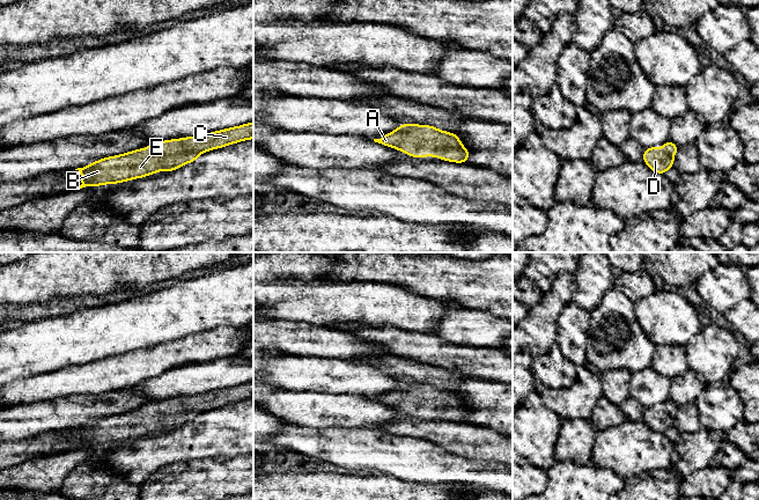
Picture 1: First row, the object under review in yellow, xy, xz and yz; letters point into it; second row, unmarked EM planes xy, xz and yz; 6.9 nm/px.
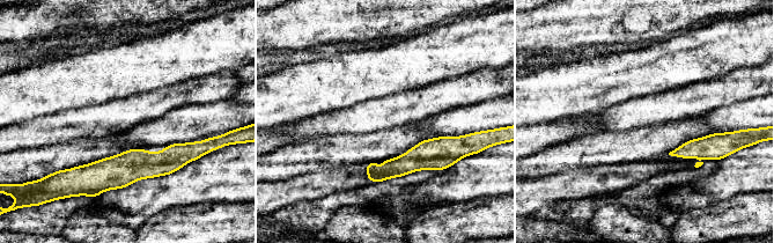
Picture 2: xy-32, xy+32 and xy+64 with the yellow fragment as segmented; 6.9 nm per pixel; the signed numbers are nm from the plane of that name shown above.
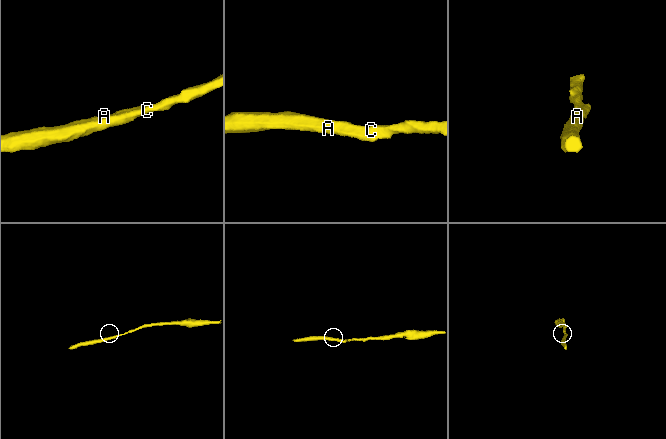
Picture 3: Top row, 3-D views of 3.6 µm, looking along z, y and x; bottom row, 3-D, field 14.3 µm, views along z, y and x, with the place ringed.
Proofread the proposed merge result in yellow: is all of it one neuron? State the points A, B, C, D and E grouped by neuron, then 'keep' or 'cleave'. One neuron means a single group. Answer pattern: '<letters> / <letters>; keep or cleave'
A B C D E; keep

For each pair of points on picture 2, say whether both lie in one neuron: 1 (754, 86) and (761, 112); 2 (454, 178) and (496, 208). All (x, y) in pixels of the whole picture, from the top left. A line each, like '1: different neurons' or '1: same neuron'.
1: different neurons
2: different neurons

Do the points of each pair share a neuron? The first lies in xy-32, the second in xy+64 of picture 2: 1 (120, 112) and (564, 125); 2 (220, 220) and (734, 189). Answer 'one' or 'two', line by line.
1: two
2: two

